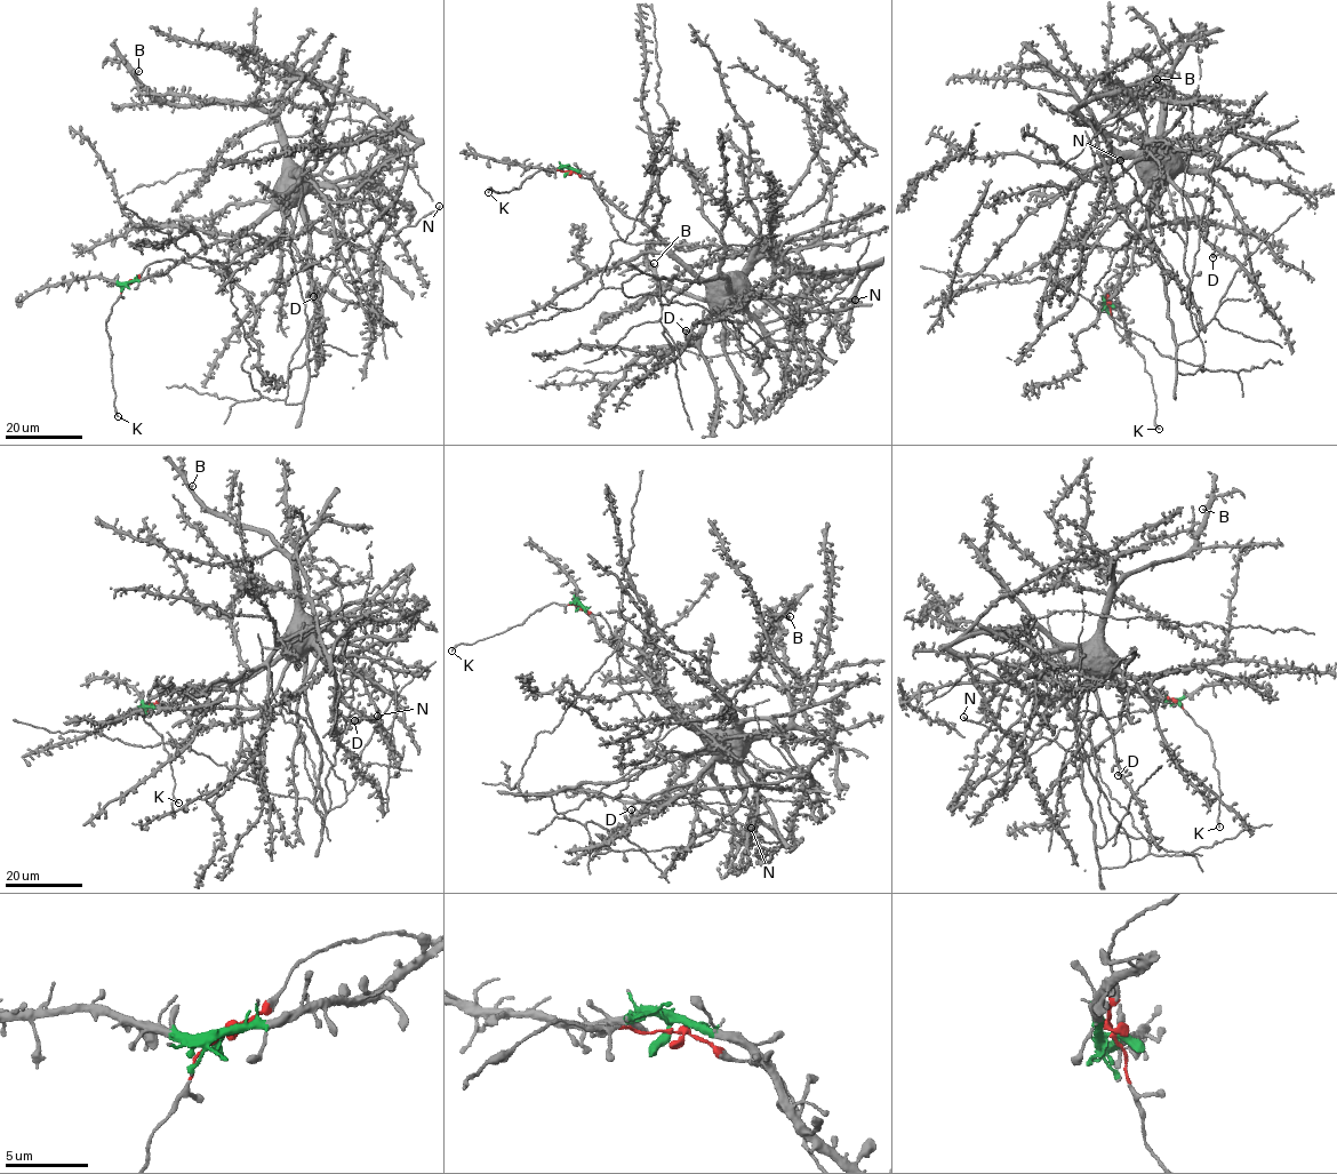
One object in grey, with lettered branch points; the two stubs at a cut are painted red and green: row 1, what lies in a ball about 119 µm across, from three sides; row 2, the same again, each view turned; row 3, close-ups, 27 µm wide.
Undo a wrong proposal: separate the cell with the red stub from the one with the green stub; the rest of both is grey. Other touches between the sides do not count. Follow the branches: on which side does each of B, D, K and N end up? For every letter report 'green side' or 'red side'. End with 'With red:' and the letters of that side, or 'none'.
B: green side
D: green side
K: red side
N: green side
With red: K

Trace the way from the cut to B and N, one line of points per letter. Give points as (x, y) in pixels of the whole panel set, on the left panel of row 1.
B: (128, 282), (251, 225), (271, 208), (283, 164), (270, 114), (168, 103), (139, 70)
N: (128, 282), (297, 206), (314, 297), (302, 402), (286, 401), (289, 364), (335, 270), (439, 206)

